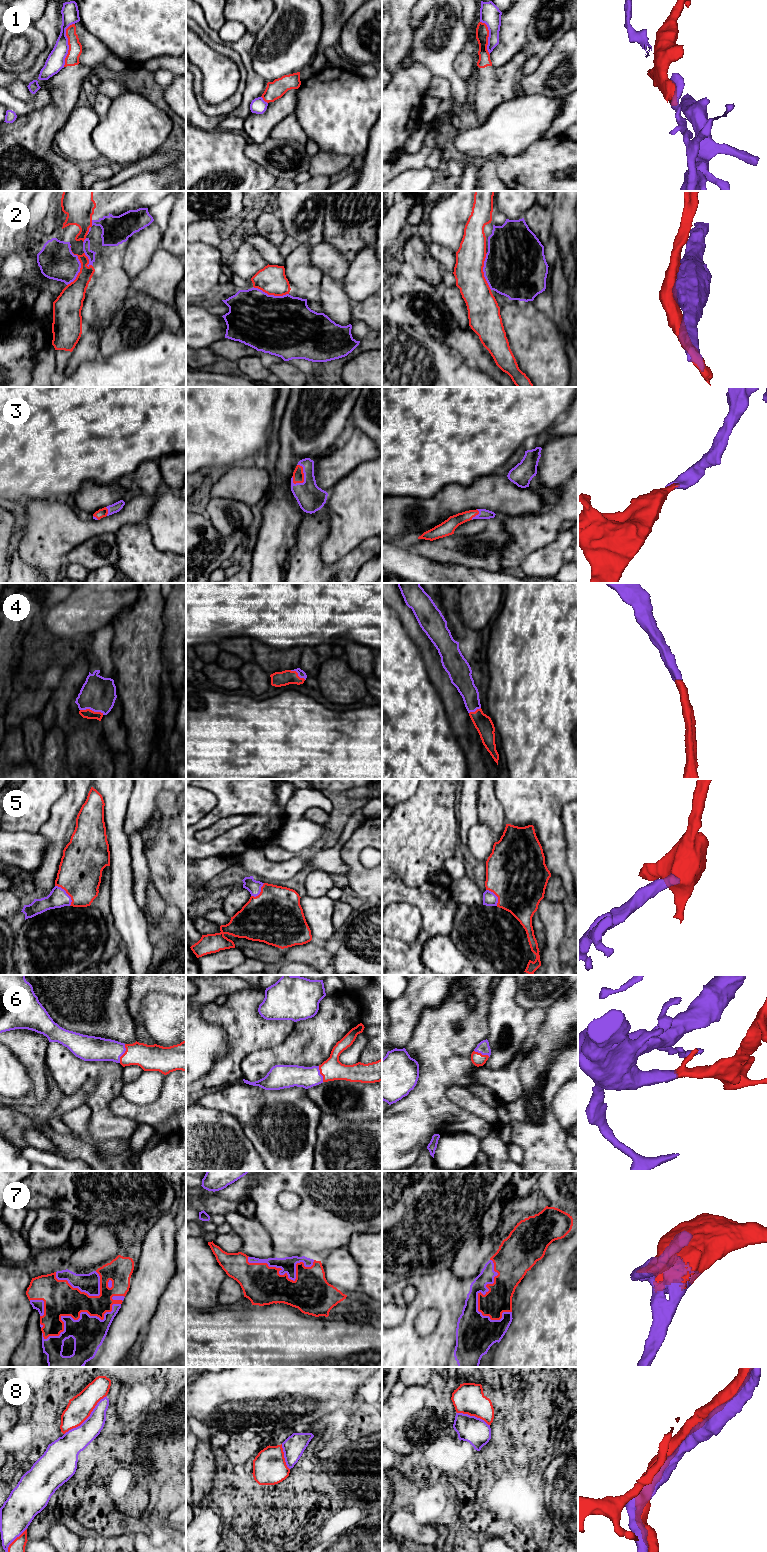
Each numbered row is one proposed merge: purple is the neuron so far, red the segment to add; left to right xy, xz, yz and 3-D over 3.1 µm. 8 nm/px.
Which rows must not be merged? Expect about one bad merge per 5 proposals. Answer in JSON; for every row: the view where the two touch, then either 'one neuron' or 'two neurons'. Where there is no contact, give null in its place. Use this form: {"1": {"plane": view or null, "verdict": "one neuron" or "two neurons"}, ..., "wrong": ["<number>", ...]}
{"1": {"plane": "xy", "verdict": "two neurons"}, "2": {"plane": "xy", "verdict": "two neurons"}, "3": {"plane": "xz", "verdict": "one neuron"}, "4": {"plane": "xy", "verdict": "one neuron"}, "5": {"plane": "xy", "verdict": "one neuron"}, "6": {"plane": "xy", "verdict": "one neuron"}, "7": {"plane": "xy", "verdict": "one neuron"}, "8": {"plane": "xy", "verdict": "one neuron"}, "wrong": ["1", "2"]}

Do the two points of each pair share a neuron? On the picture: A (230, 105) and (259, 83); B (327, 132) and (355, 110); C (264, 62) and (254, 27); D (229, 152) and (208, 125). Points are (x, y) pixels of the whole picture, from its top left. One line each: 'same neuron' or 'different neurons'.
A: different neurons
B: same neuron
C: different neurons
D: different neurons

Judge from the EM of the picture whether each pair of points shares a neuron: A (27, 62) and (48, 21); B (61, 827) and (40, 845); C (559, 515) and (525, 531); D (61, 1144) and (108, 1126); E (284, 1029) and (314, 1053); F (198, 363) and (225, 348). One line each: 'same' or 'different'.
A: different
B: different
C: same
D: different
E: different
F: same

